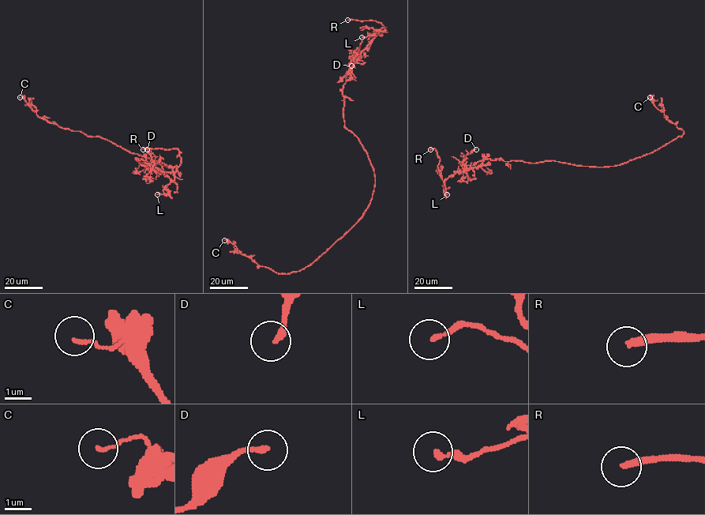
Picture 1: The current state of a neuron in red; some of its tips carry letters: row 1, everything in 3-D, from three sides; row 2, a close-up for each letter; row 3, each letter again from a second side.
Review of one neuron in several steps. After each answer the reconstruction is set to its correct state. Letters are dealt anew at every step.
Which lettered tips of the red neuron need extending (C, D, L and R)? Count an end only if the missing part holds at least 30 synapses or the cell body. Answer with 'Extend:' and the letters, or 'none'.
Extend: R

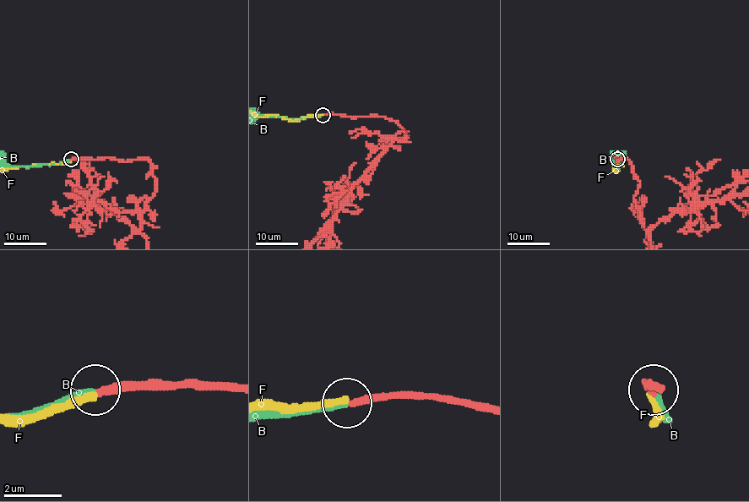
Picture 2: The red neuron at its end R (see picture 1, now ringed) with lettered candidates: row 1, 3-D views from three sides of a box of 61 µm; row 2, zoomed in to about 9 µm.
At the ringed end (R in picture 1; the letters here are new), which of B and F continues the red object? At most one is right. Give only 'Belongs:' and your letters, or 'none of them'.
Belongs: B

